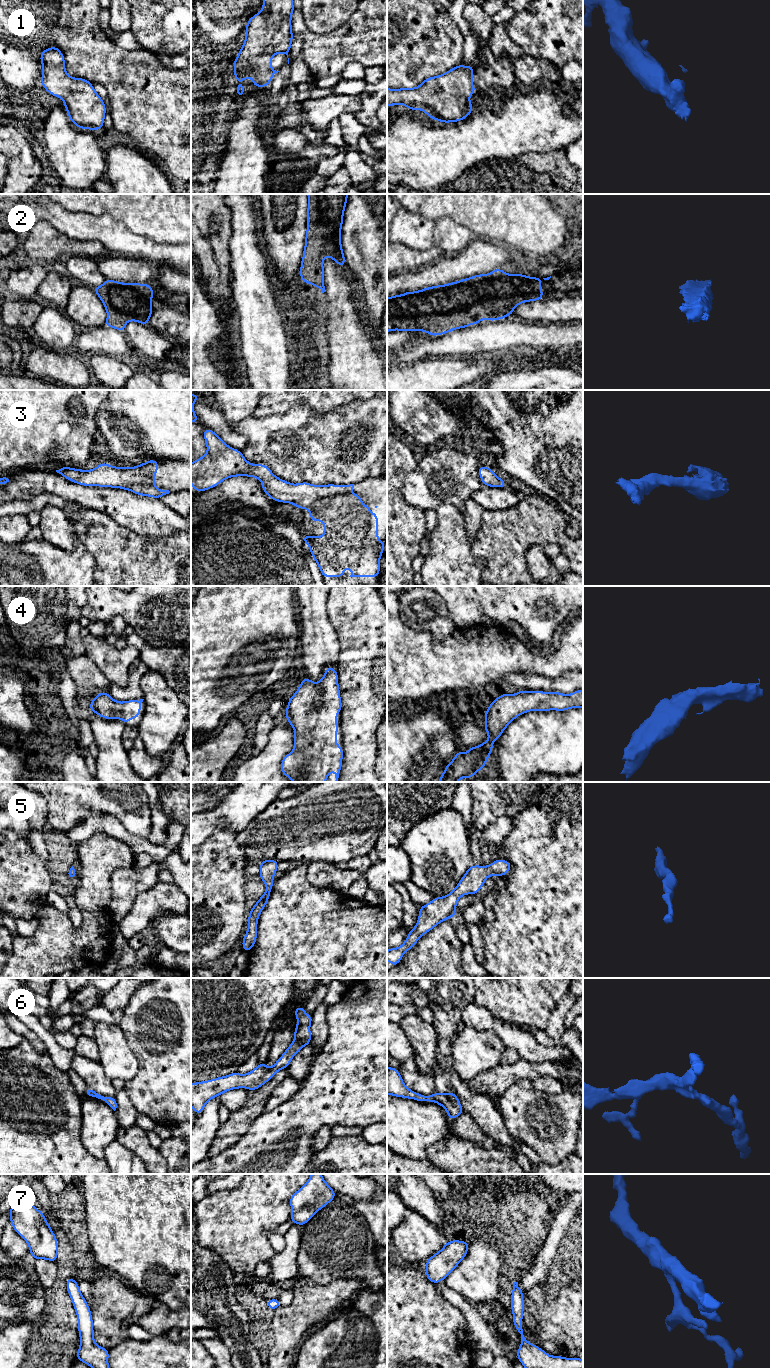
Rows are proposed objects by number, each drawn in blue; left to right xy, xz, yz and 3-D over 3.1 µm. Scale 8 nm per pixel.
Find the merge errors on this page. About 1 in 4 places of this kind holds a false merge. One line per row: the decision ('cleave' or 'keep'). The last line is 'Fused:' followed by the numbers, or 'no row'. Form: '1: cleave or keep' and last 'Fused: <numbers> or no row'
1: keep
2: keep
3: keep
4: keep
5: keep
6: keep
7: keep
Fused: no row

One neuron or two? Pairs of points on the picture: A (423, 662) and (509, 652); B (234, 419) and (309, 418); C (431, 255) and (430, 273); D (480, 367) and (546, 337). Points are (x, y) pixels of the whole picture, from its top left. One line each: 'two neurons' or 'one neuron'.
A: one neuron
B: two neurons
C: two neurons
D: two neurons

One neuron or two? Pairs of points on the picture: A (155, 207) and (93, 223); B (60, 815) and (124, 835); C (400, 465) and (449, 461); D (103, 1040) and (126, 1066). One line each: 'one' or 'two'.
A: two
B: two
C: two
D: one

